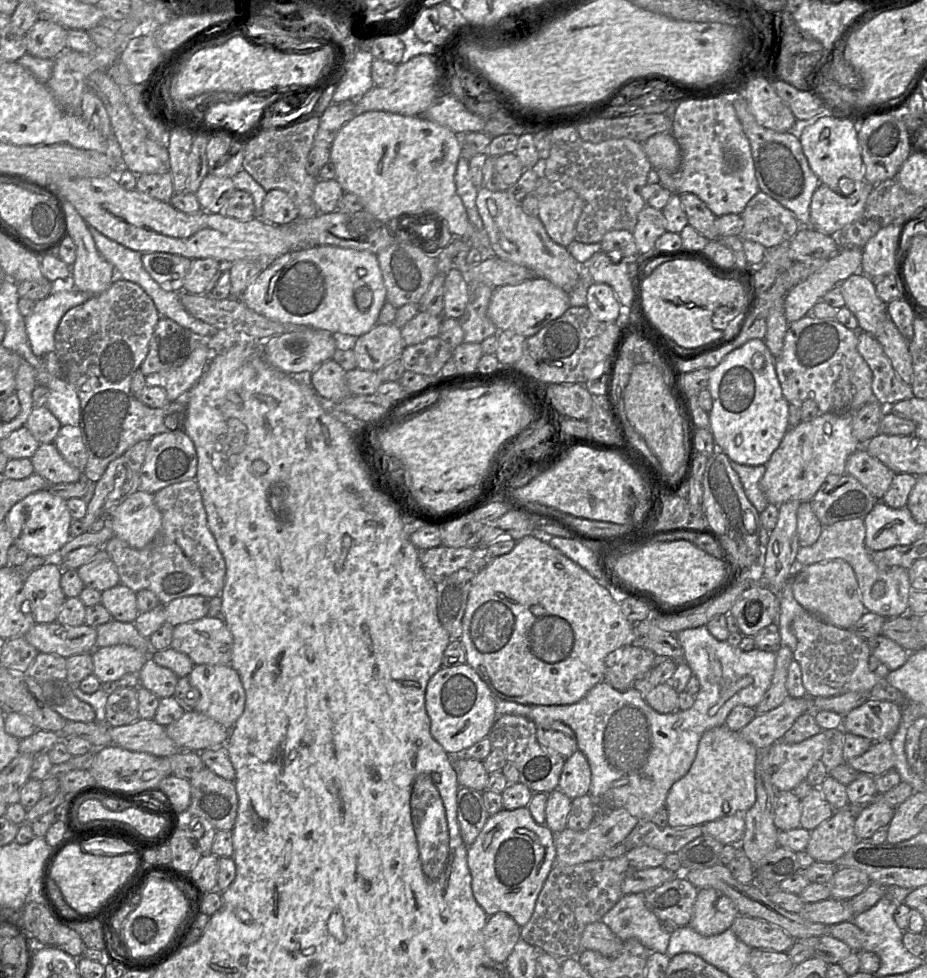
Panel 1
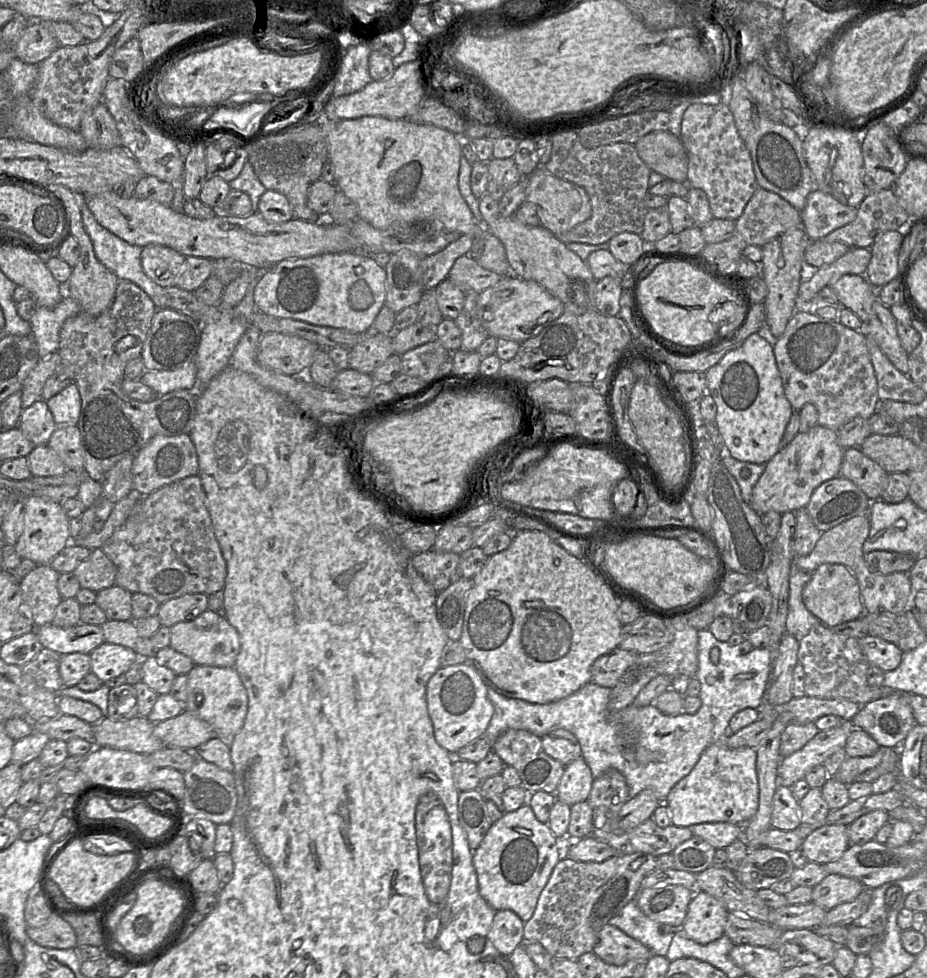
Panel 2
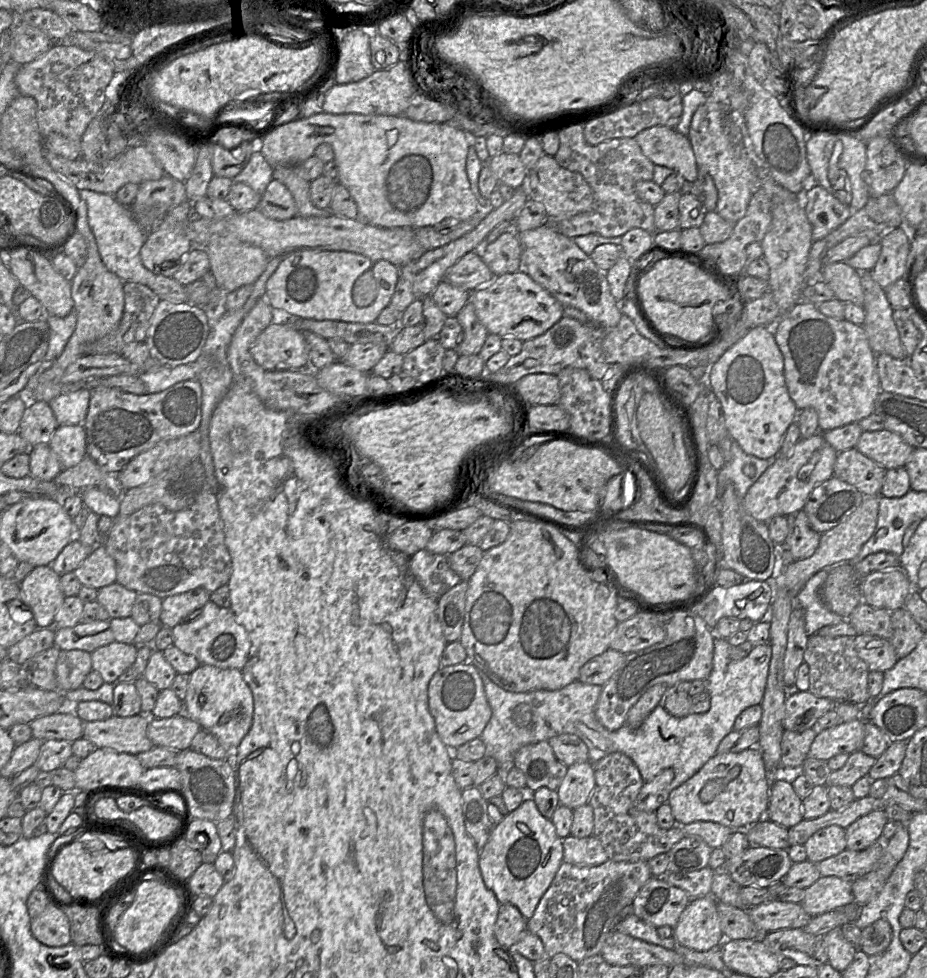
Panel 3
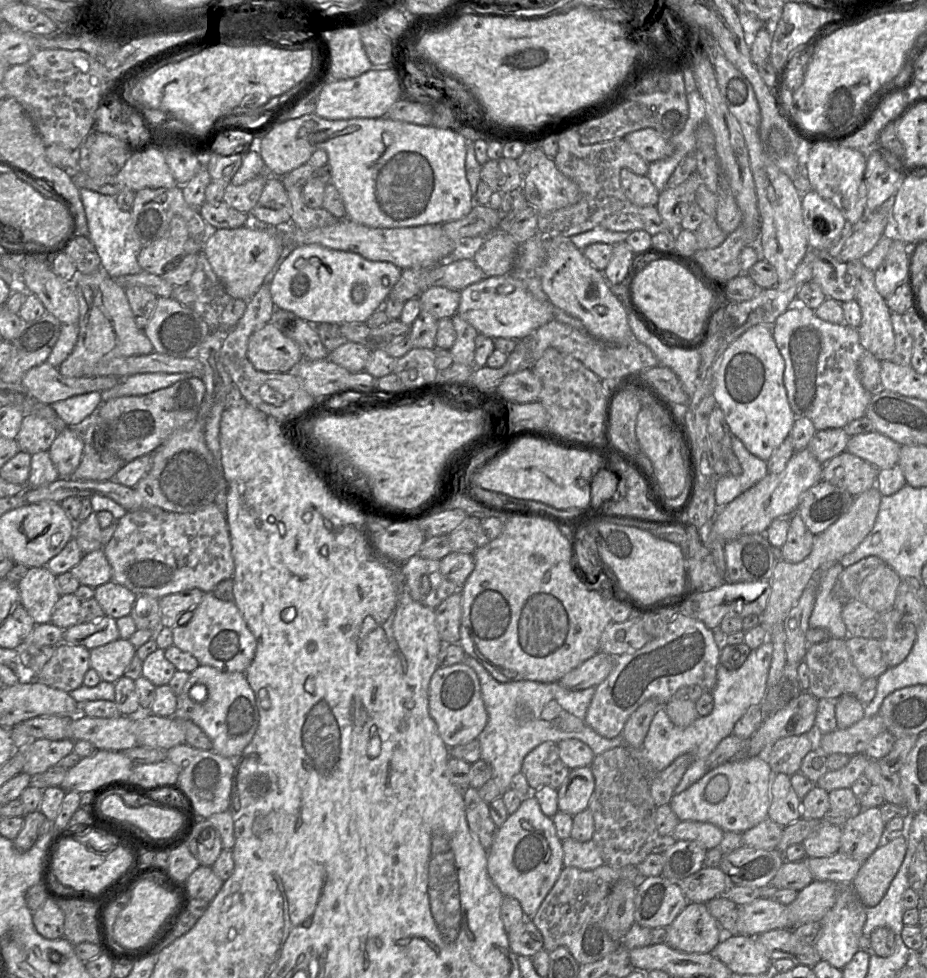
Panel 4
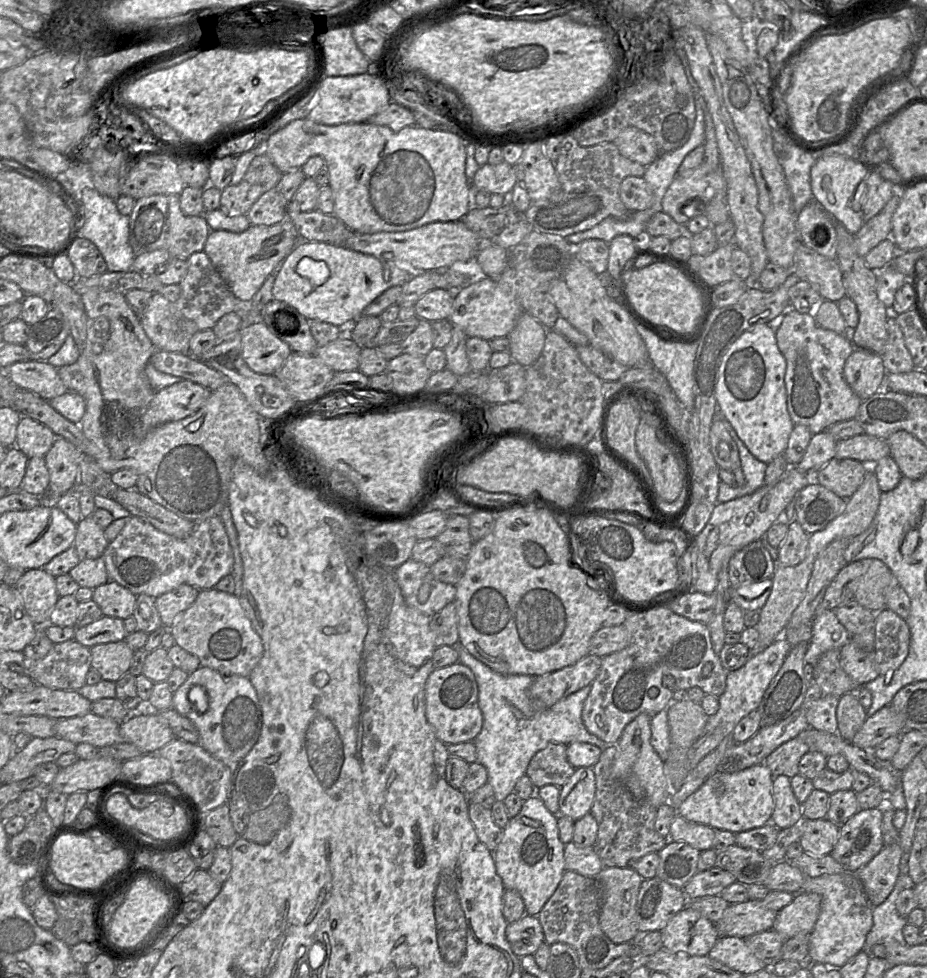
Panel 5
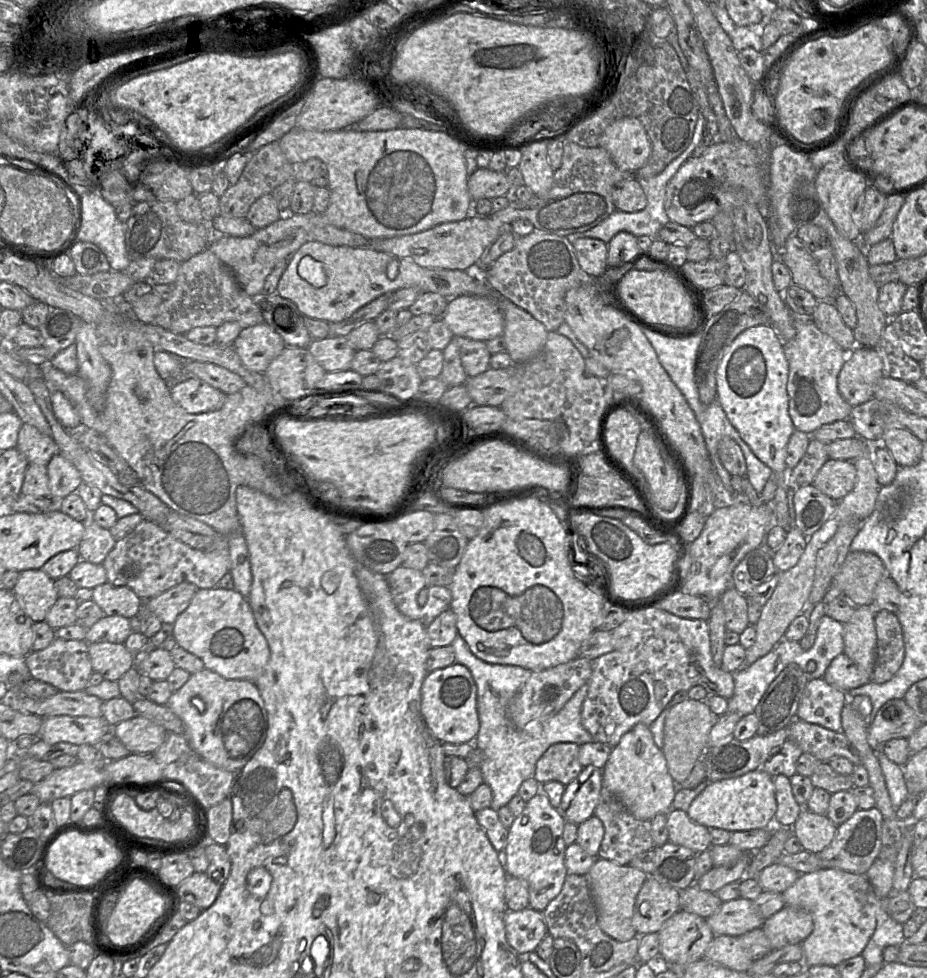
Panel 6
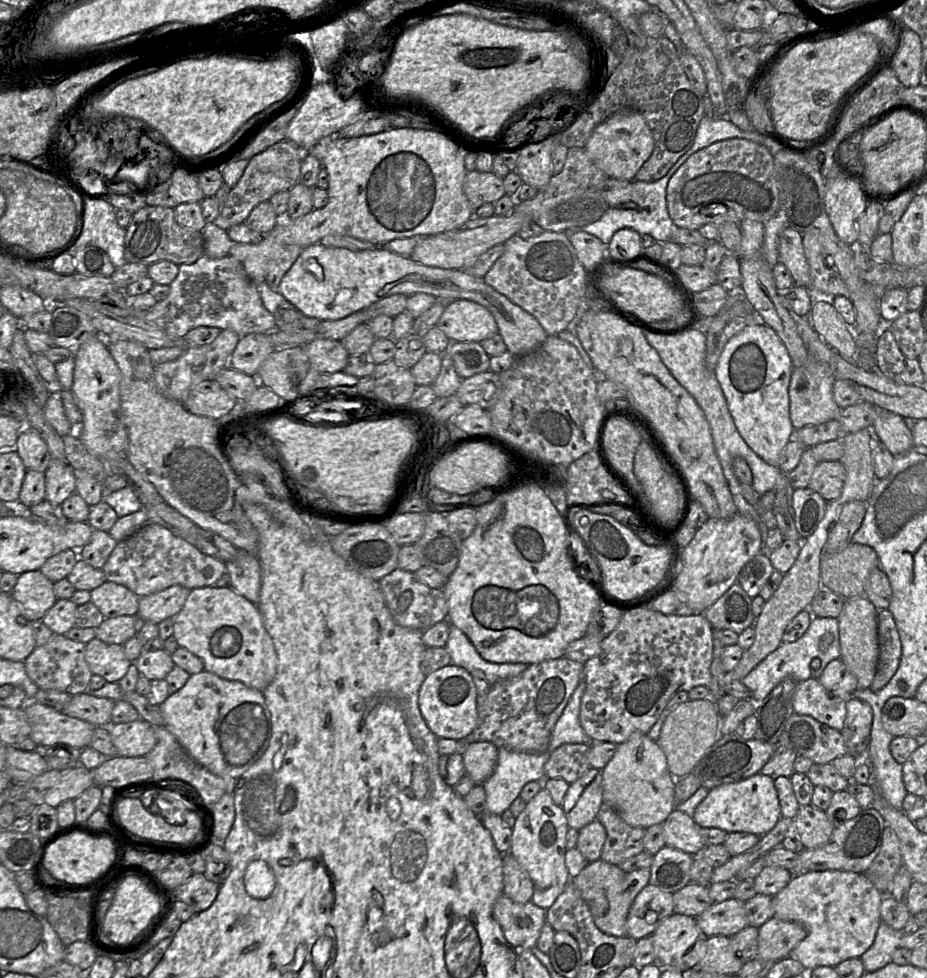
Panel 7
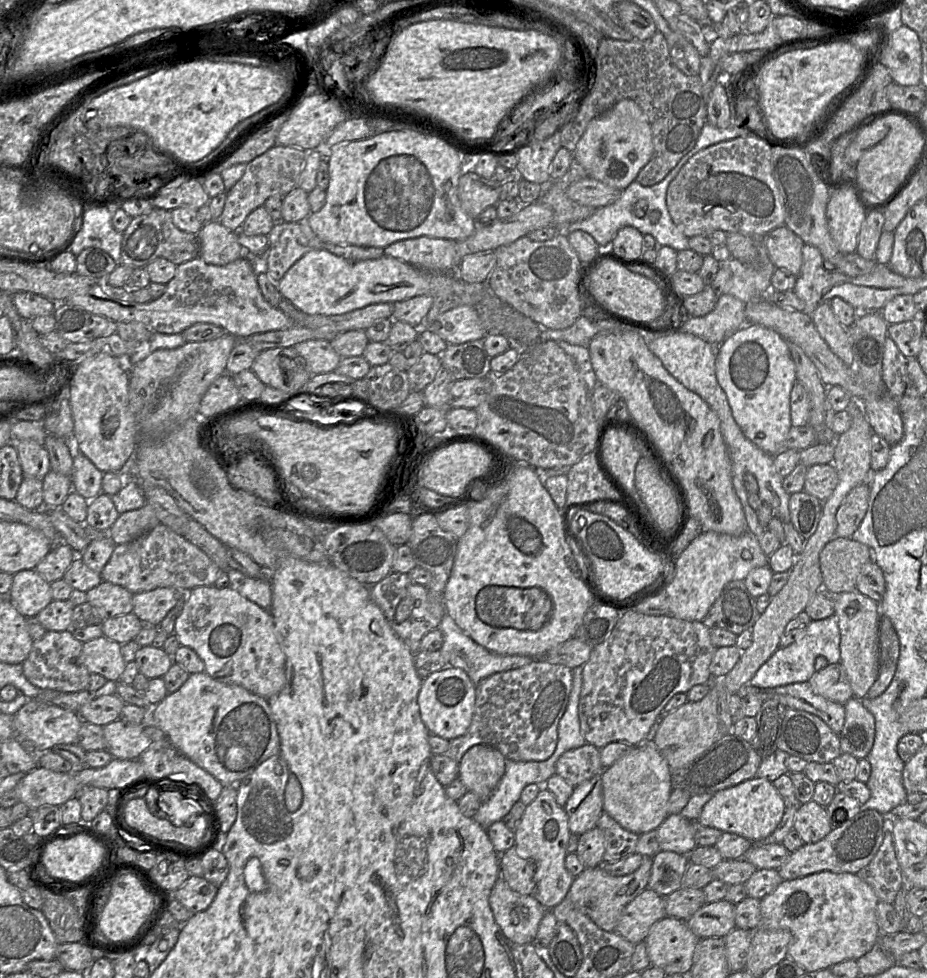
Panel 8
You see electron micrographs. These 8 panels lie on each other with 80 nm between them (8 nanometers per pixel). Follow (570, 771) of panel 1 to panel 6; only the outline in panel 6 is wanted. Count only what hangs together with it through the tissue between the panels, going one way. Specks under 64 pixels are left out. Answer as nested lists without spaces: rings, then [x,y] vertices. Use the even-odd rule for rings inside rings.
[[[588,765],[583,767],[577,778],[565,786],[565,791],[561,798],[561,814],[567,822],[579,825],[594,815],[594,810],[599,802],[602,789],[601,770]]]

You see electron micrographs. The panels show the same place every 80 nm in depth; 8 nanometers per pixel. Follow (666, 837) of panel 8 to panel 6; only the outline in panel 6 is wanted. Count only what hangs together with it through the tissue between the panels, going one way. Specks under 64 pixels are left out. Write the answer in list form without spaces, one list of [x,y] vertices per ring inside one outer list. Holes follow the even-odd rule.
[[[670,809],[666,827],[671,843],[687,847],[696,854],[712,846],[709,828],[692,821],[685,811]]]

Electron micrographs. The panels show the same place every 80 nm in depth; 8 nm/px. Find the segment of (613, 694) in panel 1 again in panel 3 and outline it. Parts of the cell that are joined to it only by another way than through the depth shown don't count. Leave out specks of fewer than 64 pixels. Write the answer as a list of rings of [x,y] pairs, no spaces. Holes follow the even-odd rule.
[[[715,635],[713,668],[705,682],[705,691],[709,694],[711,701],[710,709],[706,713],[691,713],[685,717],[677,718],[670,715],[662,705],[658,705],[638,728],[633,729],[625,724],[614,731],[610,731],[602,726],[595,716],[595,706],[602,690],[602,686],[600,685],[574,681],[558,690],[536,690],[514,693],[503,690],[478,670],[486,698],[492,710],[491,718],[479,738],[485,744],[486,755],[493,757],[498,763],[498,773],[504,775],[511,767],[514,767],[514,755],[521,747],[539,741],[547,741],[560,734],[573,734],[580,738],[587,746],[589,762],[595,763],[608,754],[620,752],[634,762],[644,782],[651,781],[665,769],[673,769],[675,776],[669,785],[670,793],[690,779],[716,754],[720,742],[733,730],[734,722],[742,711],[753,705],[761,705],[771,660],[770,644],[767,643],[753,647],[751,652],[741,660],[732,660],[729,656],[729,649],[730,644],[727,640]]]

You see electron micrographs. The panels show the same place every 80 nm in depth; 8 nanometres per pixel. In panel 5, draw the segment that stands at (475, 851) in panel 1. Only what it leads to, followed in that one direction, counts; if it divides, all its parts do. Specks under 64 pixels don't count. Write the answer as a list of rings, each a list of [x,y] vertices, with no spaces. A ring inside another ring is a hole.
[[[533,793],[524,801],[520,812],[510,818],[503,828],[502,839],[493,853],[496,872],[505,890],[515,890],[520,894],[525,914],[530,916],[539,915],[566,871],[565,844],[559,838],[558,816],[550,813],[543,801]]]

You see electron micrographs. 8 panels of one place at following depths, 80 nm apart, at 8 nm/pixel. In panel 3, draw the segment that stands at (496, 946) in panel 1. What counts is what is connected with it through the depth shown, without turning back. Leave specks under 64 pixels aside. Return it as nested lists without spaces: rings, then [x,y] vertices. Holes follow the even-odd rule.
[[[509,903],[500,904],[495,923],[495,937],[505,948],[511,949],[526,931],[527,920],[519,909]]]

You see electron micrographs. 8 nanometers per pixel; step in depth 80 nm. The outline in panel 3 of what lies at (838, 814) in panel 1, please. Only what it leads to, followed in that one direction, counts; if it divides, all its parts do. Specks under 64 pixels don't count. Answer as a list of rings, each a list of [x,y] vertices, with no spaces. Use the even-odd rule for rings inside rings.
[[[831,825],[816,831],[803,844],[807,860],[818,863],[847,849],[845,829]]]

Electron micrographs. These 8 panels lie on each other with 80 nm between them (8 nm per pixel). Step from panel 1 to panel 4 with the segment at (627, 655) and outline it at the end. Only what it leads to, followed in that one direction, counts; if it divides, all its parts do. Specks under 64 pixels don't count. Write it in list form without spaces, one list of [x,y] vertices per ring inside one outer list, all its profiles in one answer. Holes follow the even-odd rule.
[[[598,652],[564,675],[558,683],[568,690],[596,687],[610,674],[614,664],[614,656],[605,652]]]

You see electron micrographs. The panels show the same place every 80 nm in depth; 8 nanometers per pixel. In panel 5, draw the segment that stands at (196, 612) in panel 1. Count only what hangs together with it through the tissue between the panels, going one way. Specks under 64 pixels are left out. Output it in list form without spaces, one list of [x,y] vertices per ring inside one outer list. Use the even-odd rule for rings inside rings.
[[[182,584],[155,599],[156,608],[162,620],[162,625],[171,627],[178,617],[196,600],[199,589]]]

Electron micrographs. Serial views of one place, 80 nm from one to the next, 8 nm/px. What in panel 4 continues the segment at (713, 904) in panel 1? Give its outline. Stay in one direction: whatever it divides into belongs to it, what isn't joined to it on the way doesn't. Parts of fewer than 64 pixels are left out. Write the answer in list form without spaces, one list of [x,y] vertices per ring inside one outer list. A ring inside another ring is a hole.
[[[688,902],[666,928],[666,944],[686,953],[711,953],[725,936],[705,903]]]

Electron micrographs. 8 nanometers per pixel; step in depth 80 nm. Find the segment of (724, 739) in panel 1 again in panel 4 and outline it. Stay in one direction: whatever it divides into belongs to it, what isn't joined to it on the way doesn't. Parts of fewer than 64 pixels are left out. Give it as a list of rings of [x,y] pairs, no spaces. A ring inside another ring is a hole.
[[[765,756],[738,757],[709,769],[689,788],[674,794],[669,805],[679,821],[708,822],[724,832],[743,833],[768,818],[773,775]]]

